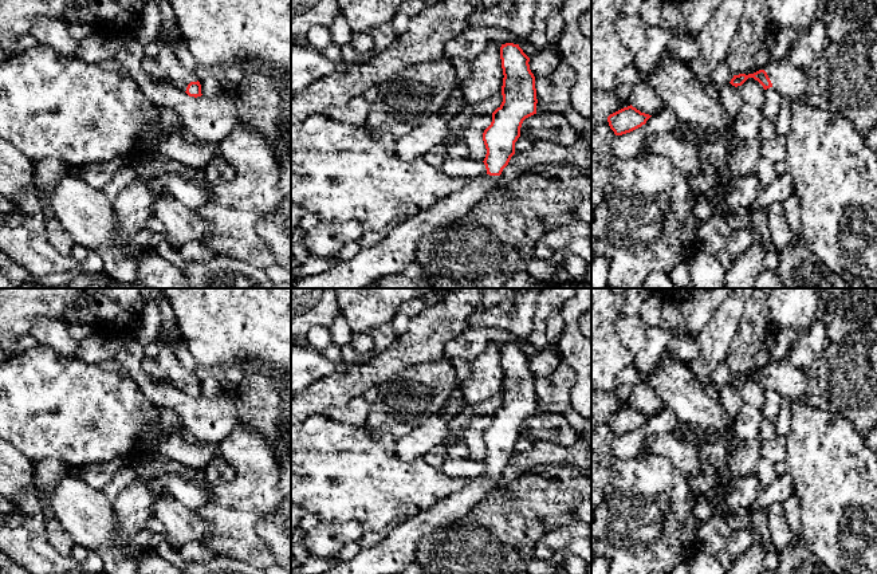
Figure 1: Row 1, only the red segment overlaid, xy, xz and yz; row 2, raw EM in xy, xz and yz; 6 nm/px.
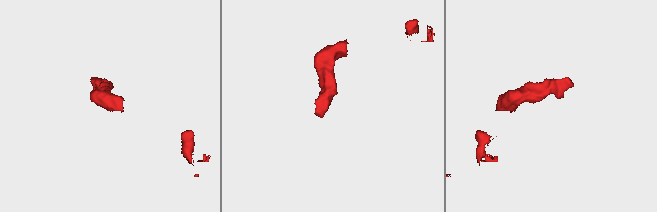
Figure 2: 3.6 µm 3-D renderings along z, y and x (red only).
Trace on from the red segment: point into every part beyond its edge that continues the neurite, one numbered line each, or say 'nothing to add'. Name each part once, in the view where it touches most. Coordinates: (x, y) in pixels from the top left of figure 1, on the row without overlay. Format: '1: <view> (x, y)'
1: yz (787, 380)

